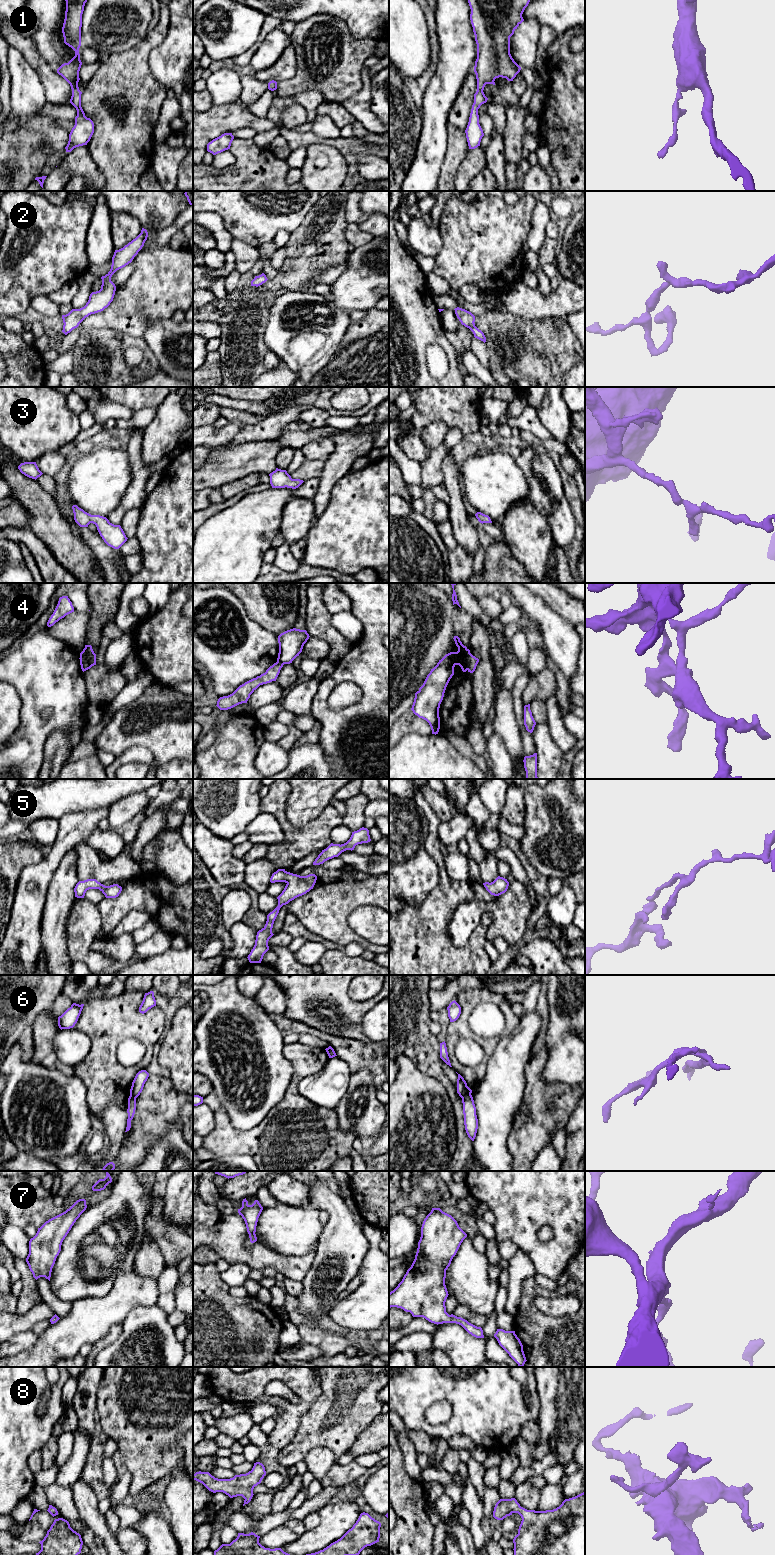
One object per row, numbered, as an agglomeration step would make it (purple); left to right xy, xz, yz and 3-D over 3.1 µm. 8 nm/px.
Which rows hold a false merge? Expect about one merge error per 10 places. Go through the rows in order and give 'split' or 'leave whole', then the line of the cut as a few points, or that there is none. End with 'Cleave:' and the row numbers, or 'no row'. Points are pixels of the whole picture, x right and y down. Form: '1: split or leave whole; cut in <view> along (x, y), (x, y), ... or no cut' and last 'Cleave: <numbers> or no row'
1: leave whole; no cut
2: leave whole; no cut
3: leave whole; no cut
4: split; cut in xy along (80, 653), (84, 661), (85, 670)
5: leave whole; no cut
6: split; cut in yz along (470, 1093), (461, 1097)
7: leave whole; no cut
8: leave whole; no cut
Cleave: 4, 6

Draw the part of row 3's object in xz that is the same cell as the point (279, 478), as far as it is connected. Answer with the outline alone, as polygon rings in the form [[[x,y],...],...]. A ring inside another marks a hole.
[[[276,468],[269,474],[270,484],[272,488],[298,488],[304,481],[300,479],[292,479],[286,470]]]

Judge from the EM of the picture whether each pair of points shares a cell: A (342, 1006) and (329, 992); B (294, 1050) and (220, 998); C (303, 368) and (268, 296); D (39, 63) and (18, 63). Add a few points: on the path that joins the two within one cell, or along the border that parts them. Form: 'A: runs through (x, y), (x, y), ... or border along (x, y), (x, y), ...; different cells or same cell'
A: runs through (339, 1003), (331, 995); same cell
B: border along (283, 1045), (283, 1055), (293, 1067); different cells
C: border along (280, 294), (270, 308), (265, 327); different cells
D: border along (10, 46), (20, 51), (40, 82); different cells

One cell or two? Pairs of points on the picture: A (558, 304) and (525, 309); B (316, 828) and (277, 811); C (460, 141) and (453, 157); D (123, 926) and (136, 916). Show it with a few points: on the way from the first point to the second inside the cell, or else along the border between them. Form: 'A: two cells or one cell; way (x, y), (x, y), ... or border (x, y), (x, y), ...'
A: one cell; way (550, 306), (533, 306)
B: one cell; way (305, 831), (292, 831), (283, 822)
C: one cell; way (457, 145), (456, 153)
D: one cell; way (126, 926), (133, 919)

